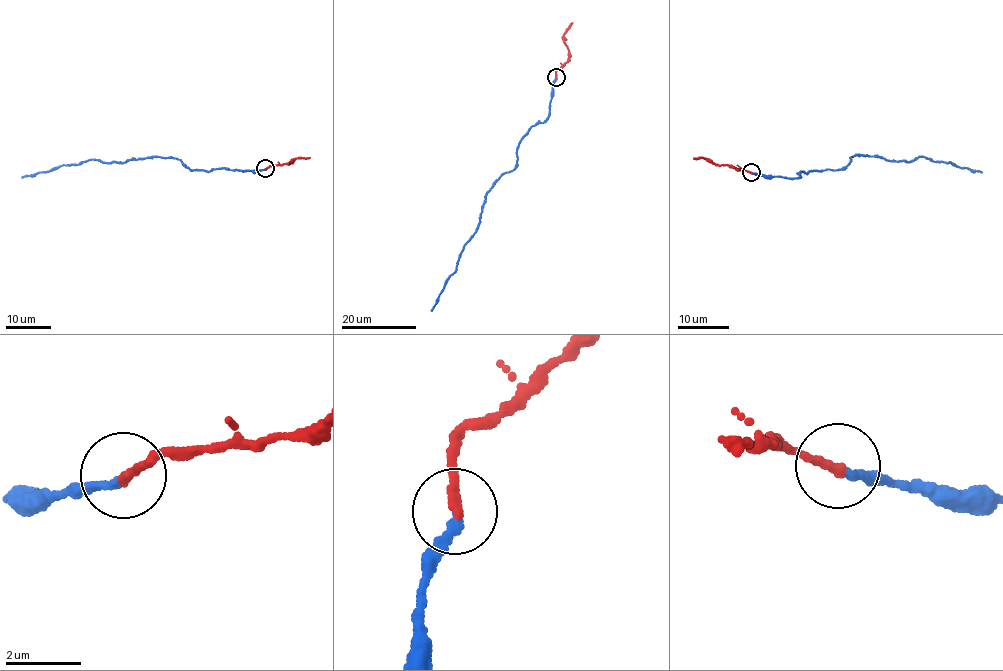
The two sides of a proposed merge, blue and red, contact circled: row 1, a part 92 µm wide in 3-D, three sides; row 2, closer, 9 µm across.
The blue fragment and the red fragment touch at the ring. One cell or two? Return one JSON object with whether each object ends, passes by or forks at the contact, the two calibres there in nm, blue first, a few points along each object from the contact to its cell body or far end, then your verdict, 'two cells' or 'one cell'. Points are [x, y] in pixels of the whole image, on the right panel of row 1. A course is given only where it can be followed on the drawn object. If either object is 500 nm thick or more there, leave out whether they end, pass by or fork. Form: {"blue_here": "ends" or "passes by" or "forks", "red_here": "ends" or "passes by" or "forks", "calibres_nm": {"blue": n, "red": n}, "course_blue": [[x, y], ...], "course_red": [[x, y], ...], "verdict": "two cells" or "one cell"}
{"blue_here": "ends", "red_here": "ends", "calibres_nm": {"blue": 260, "red": 280}, "course_blue": [[750, 172], [796, 178], [799, 171], [846, 167], [858, 154], [909, 162], [921, 156], [980, 172]], "course_red": [[750, 172], [694, 158]], "verdict": "one cell"}

